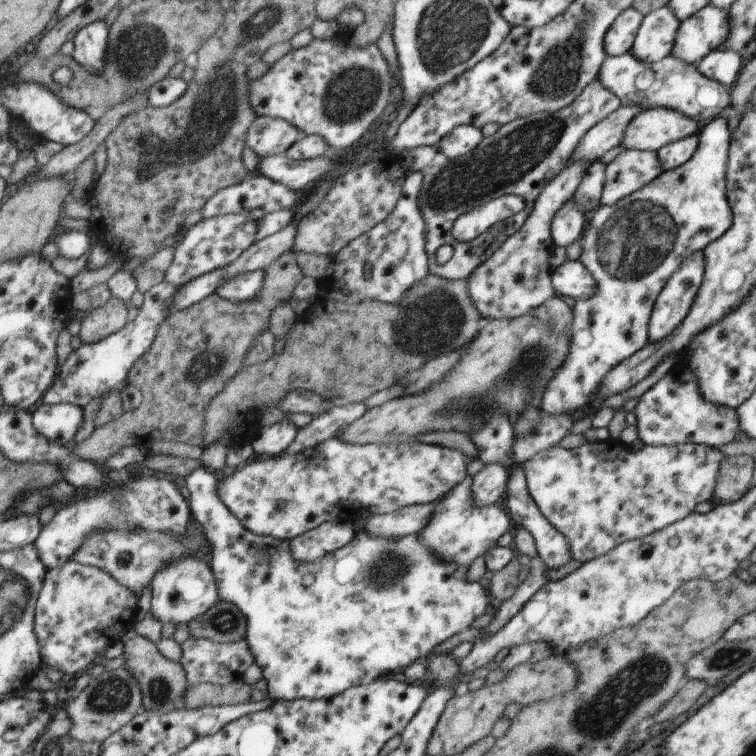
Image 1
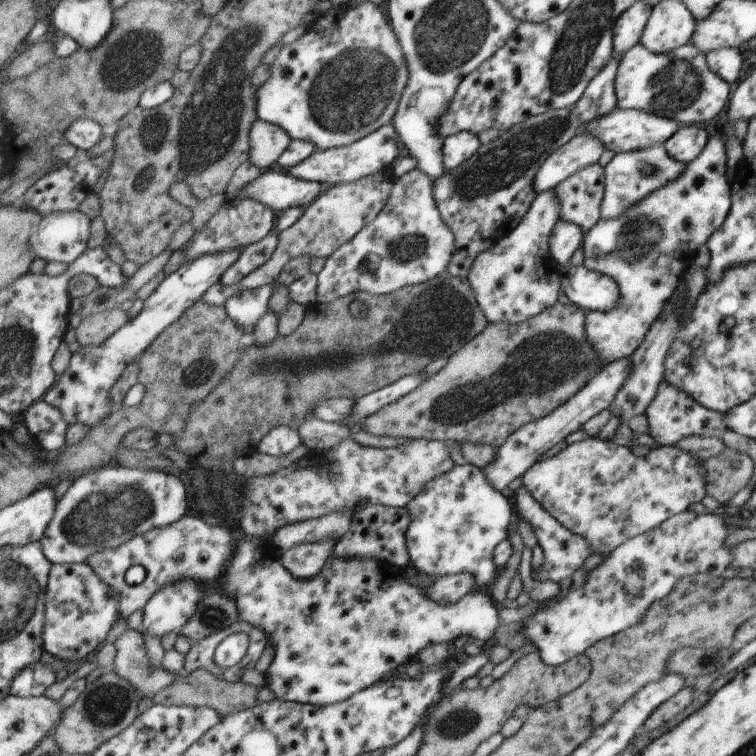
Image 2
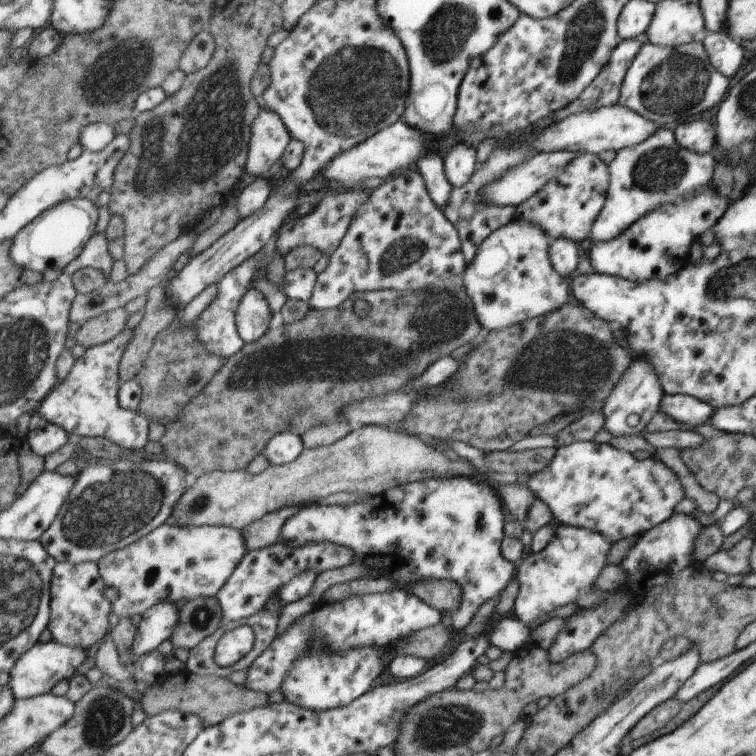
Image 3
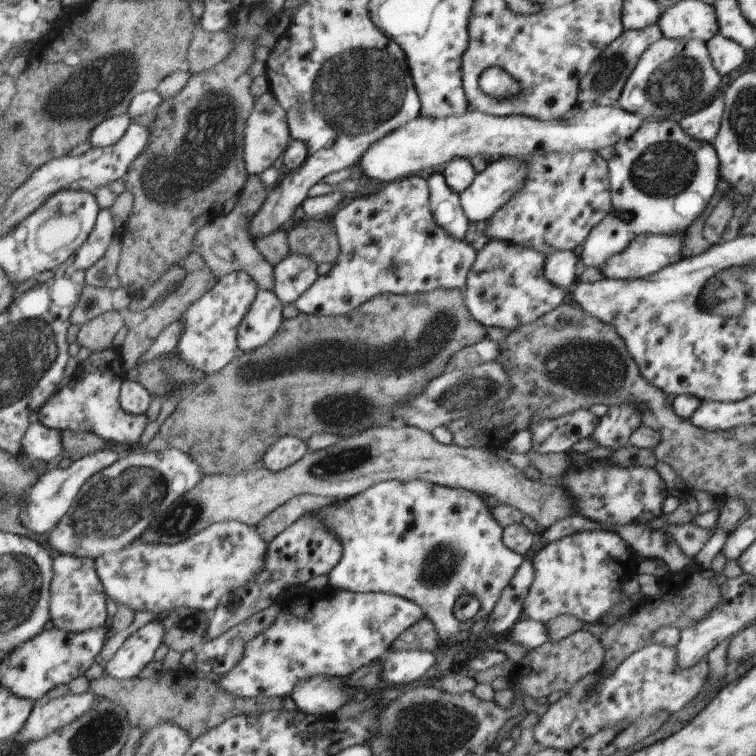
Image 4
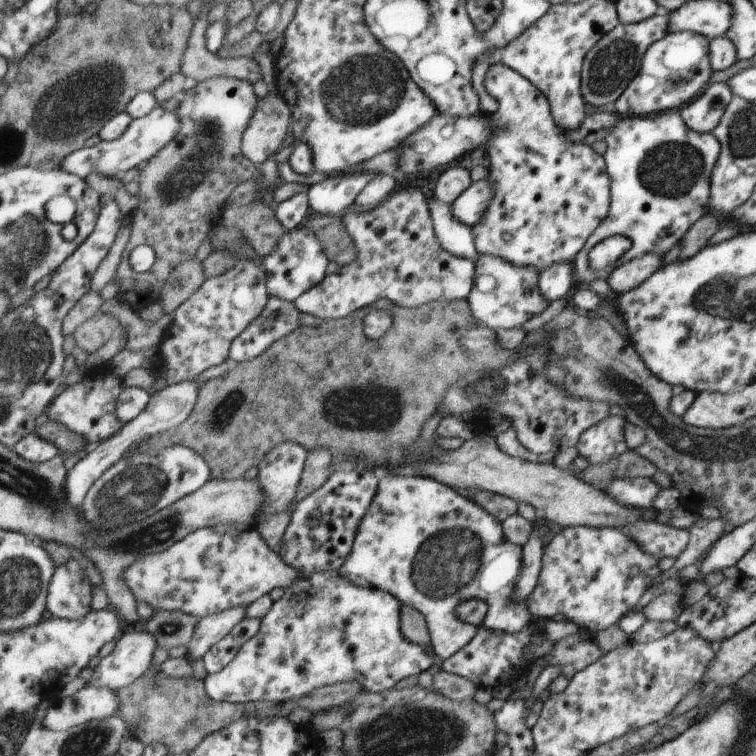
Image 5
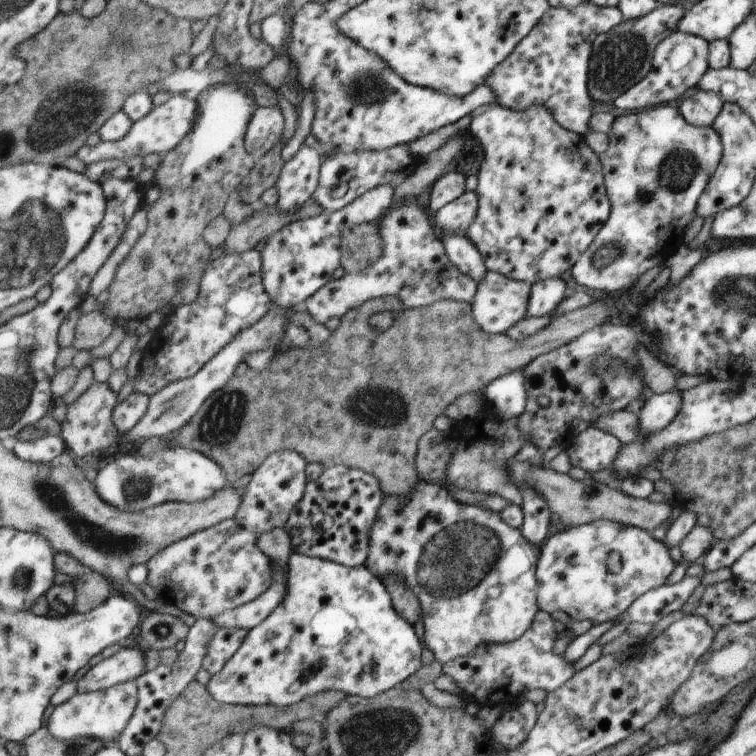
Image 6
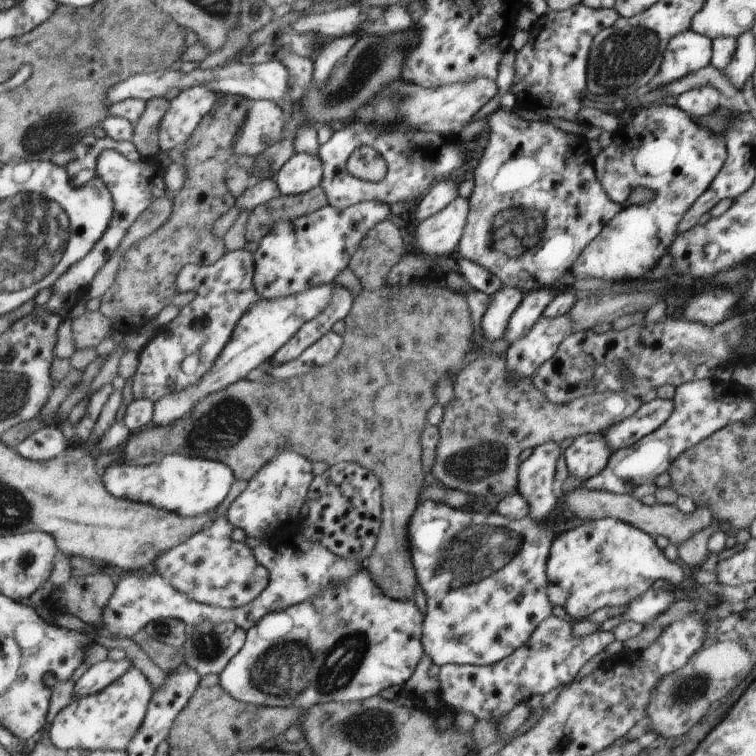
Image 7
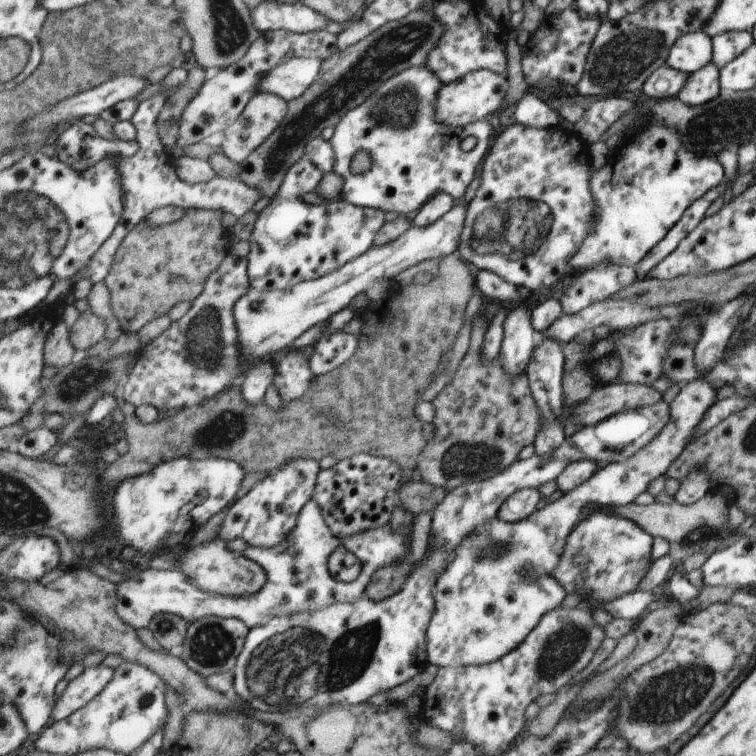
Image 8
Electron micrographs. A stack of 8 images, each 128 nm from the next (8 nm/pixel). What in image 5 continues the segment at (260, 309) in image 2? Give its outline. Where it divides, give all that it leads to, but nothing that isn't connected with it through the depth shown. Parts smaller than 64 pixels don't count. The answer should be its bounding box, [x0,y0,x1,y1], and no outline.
[231,295,300,363]

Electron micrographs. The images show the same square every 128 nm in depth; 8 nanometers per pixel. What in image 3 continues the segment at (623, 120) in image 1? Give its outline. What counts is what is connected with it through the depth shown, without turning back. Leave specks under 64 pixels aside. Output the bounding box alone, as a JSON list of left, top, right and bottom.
[480,152,580,206]

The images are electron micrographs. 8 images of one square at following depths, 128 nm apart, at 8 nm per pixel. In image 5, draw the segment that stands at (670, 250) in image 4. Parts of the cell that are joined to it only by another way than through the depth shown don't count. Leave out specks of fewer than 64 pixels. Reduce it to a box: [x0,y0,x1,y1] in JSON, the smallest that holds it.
[608,254,664,294]

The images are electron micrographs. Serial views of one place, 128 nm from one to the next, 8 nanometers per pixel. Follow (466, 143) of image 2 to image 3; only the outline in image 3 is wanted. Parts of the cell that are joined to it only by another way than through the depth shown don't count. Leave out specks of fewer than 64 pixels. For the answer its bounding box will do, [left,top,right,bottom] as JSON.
[443,144,476,186]

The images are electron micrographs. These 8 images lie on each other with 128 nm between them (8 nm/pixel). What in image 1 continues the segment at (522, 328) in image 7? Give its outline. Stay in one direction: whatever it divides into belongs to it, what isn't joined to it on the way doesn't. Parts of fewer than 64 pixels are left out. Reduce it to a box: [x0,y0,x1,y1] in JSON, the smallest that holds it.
[551,196,588,248]

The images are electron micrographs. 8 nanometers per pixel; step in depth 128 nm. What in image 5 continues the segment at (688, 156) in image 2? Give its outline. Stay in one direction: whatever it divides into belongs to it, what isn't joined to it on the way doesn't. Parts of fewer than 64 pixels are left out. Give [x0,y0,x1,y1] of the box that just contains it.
[680,82,733,133]

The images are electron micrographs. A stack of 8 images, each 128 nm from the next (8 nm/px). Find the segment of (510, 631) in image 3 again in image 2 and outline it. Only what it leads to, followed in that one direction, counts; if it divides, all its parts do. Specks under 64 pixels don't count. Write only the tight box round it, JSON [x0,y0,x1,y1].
[217,535,500,707]

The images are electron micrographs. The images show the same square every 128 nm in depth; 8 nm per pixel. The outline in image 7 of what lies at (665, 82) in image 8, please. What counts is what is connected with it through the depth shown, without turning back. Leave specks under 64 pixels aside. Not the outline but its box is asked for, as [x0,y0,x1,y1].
[662,65,738,97]

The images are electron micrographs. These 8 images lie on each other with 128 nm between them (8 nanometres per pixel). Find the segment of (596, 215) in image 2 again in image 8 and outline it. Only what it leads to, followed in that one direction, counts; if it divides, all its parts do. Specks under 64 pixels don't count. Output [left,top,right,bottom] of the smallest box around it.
[458,122,596,293]

